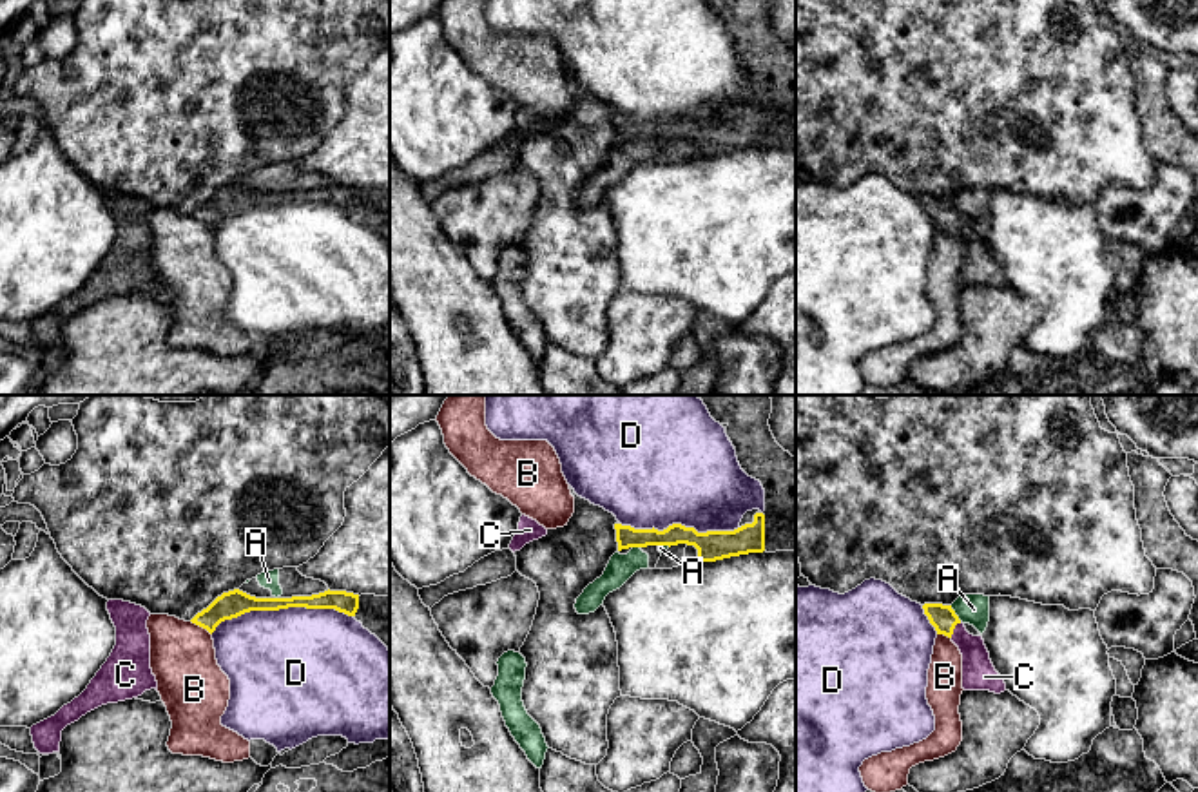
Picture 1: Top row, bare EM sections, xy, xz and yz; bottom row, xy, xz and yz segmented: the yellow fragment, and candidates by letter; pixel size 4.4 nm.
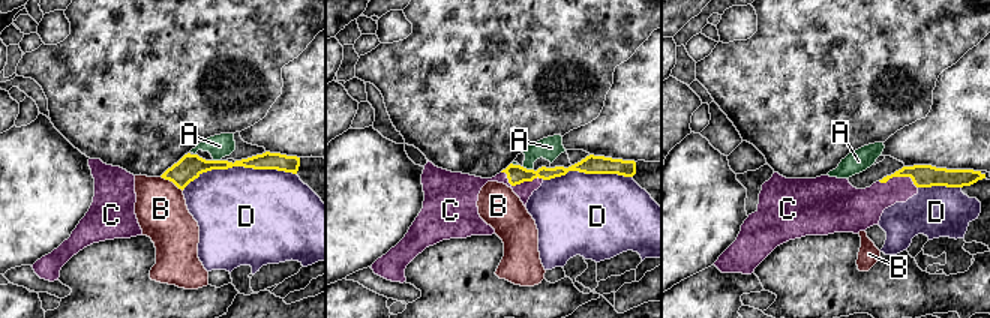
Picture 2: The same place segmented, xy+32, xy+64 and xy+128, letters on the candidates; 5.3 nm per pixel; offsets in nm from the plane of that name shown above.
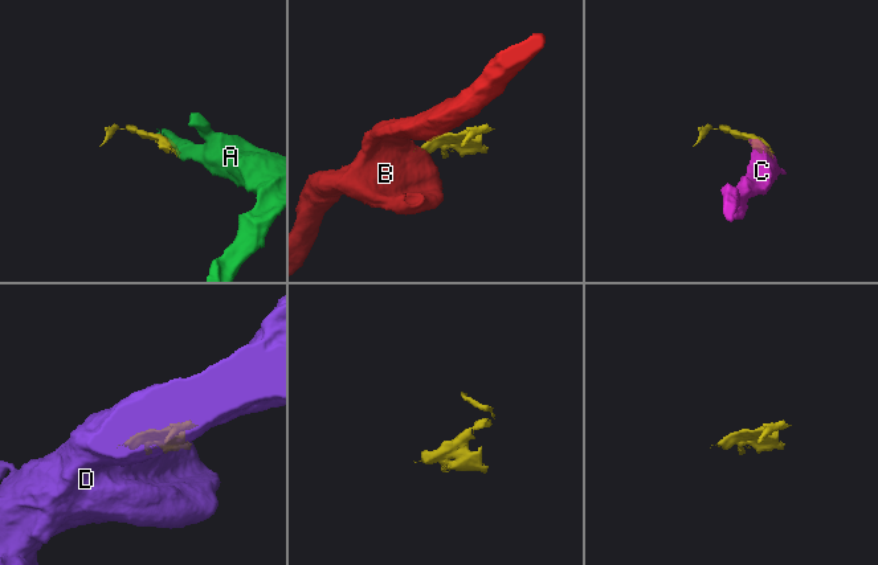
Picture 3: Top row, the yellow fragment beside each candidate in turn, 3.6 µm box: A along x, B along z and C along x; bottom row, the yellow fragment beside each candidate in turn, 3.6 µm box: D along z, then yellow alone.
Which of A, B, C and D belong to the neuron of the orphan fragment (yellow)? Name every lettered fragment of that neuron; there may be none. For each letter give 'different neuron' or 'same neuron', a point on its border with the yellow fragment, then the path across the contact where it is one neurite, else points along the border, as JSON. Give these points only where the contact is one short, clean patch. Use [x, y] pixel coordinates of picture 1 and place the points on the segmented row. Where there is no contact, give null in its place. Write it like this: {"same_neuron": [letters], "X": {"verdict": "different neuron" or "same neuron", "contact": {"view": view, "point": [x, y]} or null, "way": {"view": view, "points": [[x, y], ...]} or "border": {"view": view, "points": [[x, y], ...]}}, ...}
{"same_neuron": ["C"], "A": {"verdict": "different neuron", "contact": {"view": "yz", "point": [954, 613]}, "border": {"view": "yz", "points": [[950, 606], [961, 620]]}}, "B": {"verdict": "different neuron", "contact": {"view": "xy", "point": [202, 626]}, "border": {"view": "xy", "points": [[191, 620], [211, 635]]}}, "C": {"verdict": "same neuron", "contact": {"view": "yz", "point": [954, 627]}}, "D": {"verdict": "different neuron", "contact": {"view": "xy", "point": [281, 608]}}}

